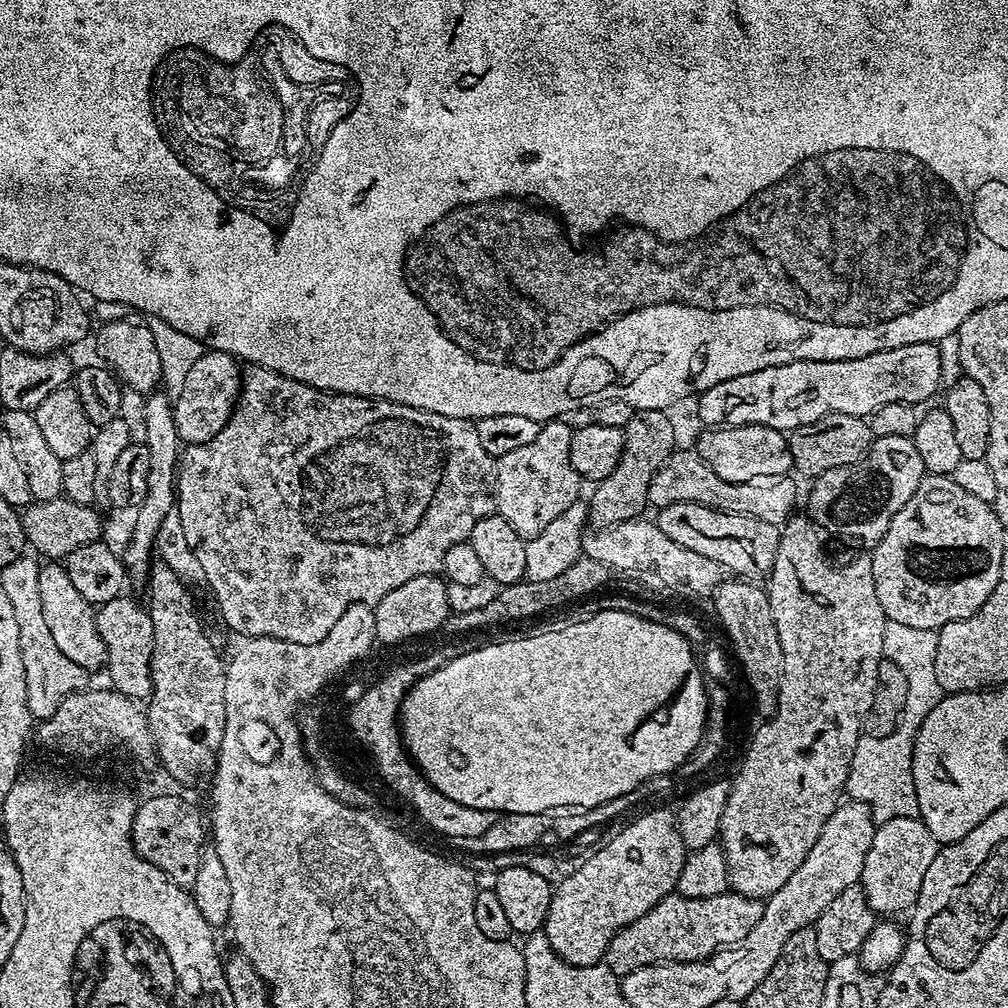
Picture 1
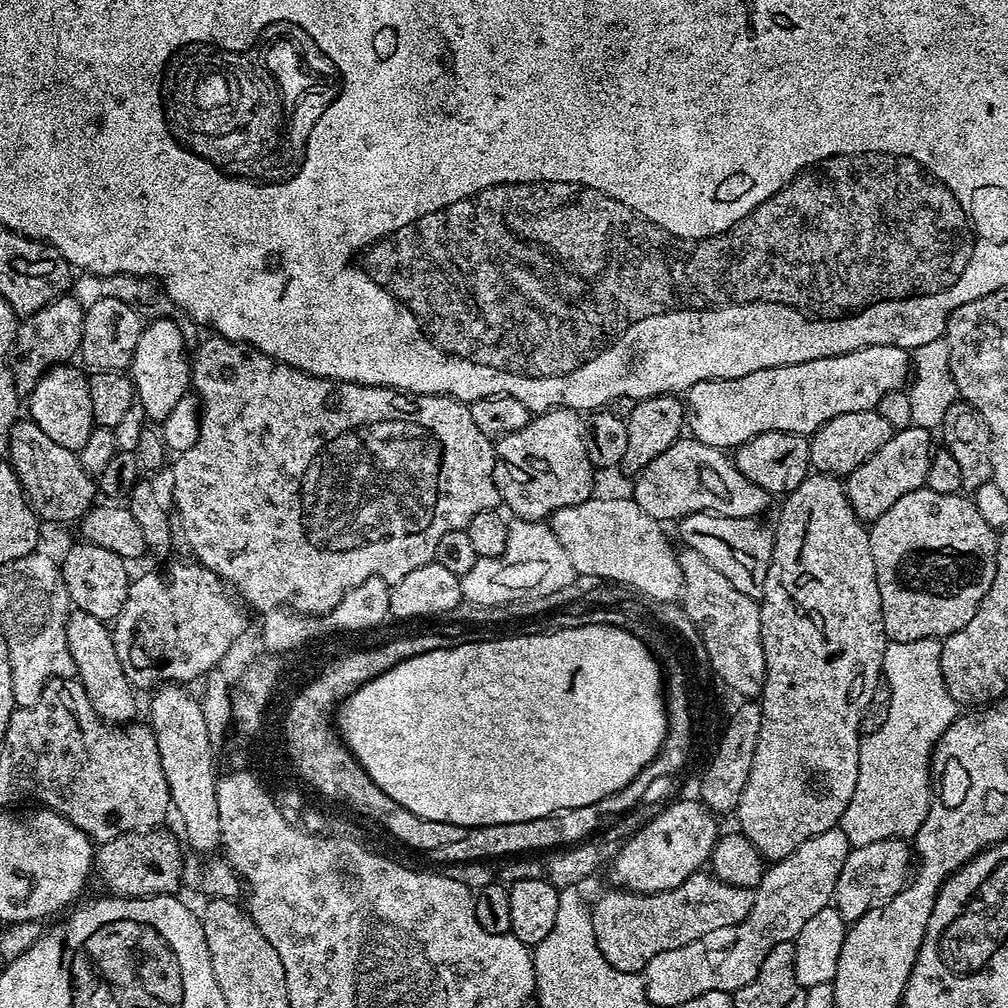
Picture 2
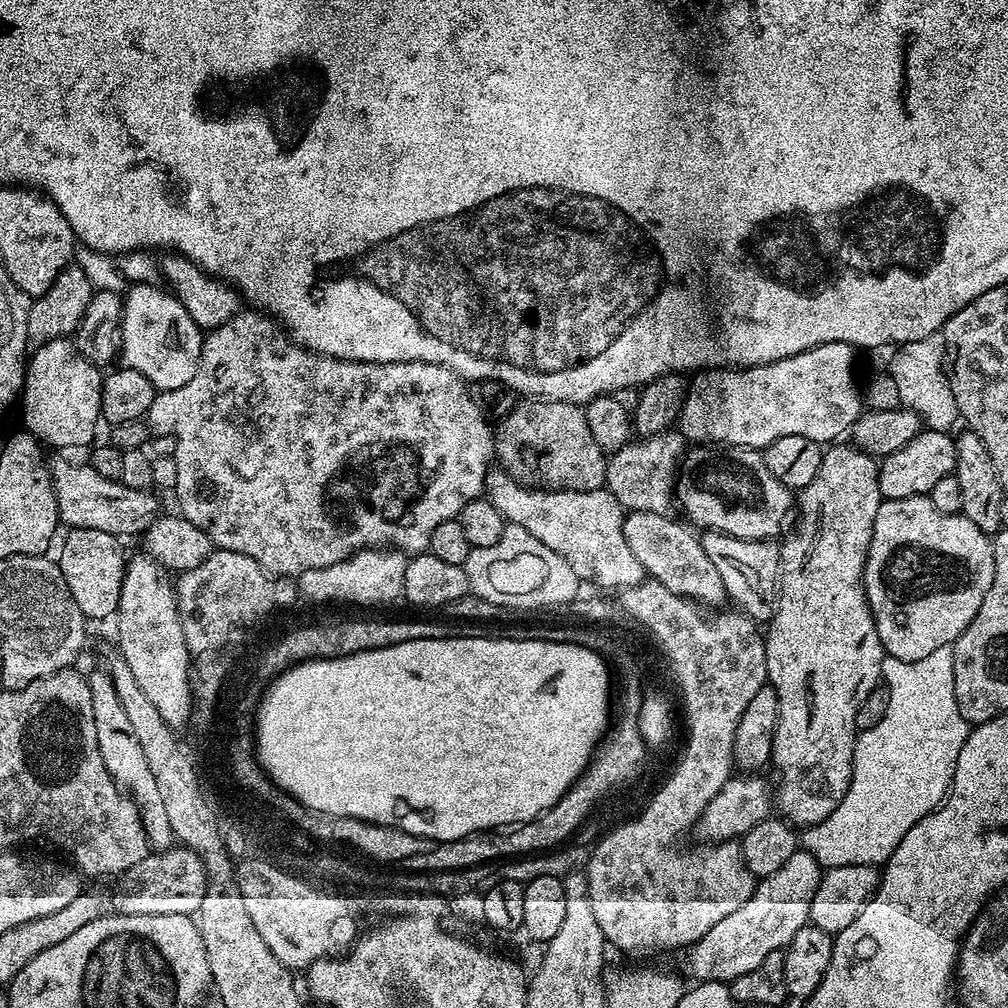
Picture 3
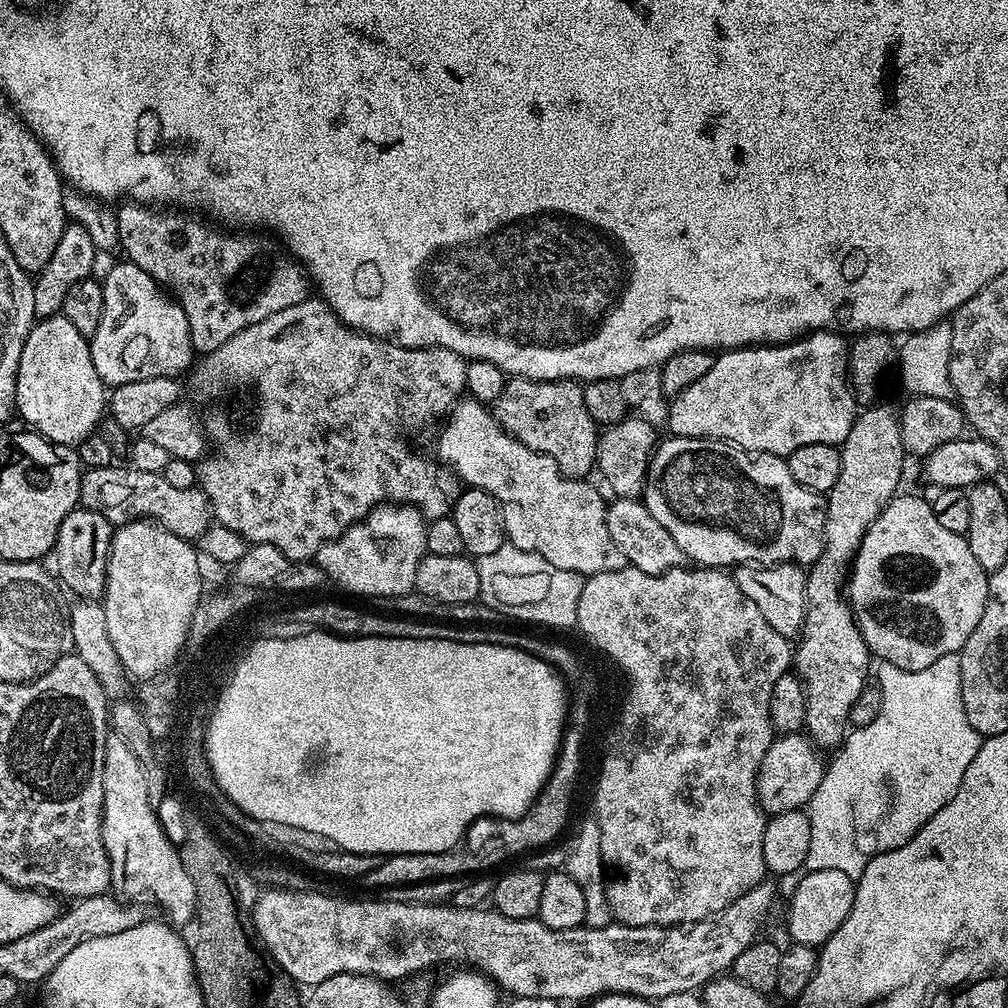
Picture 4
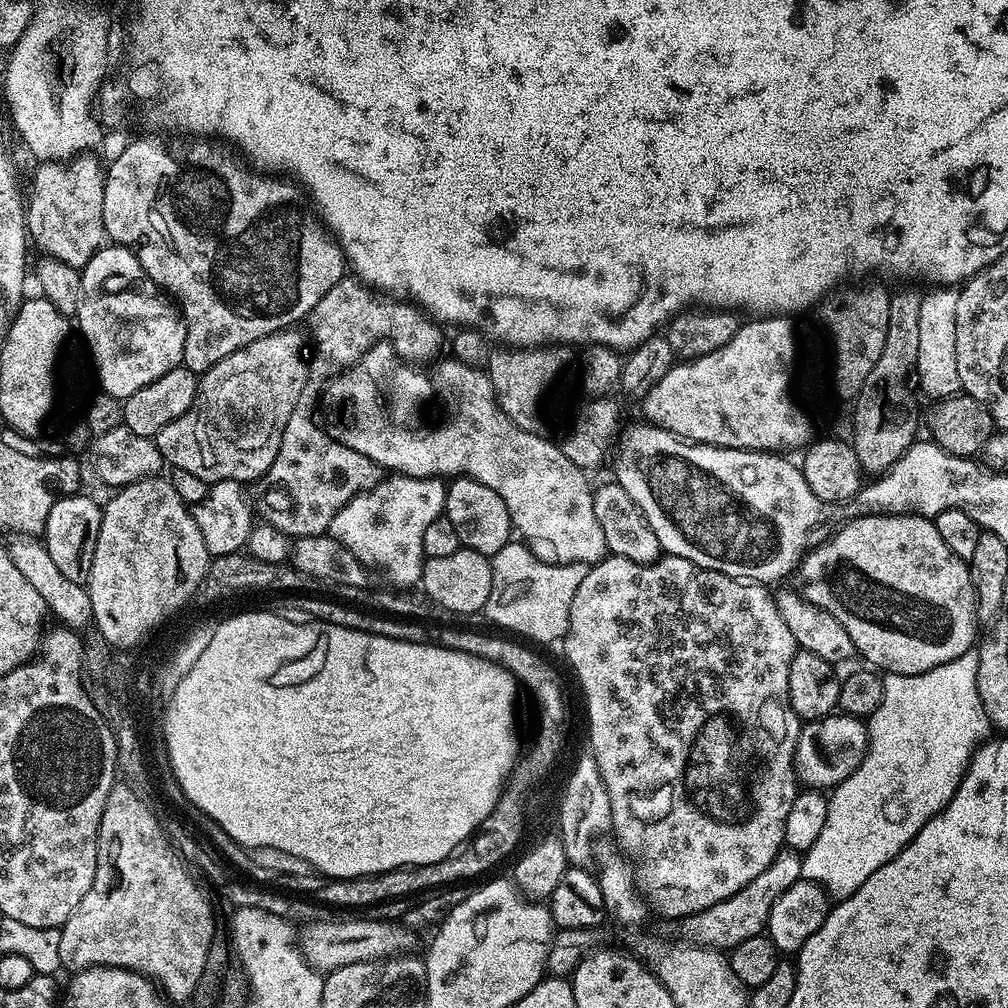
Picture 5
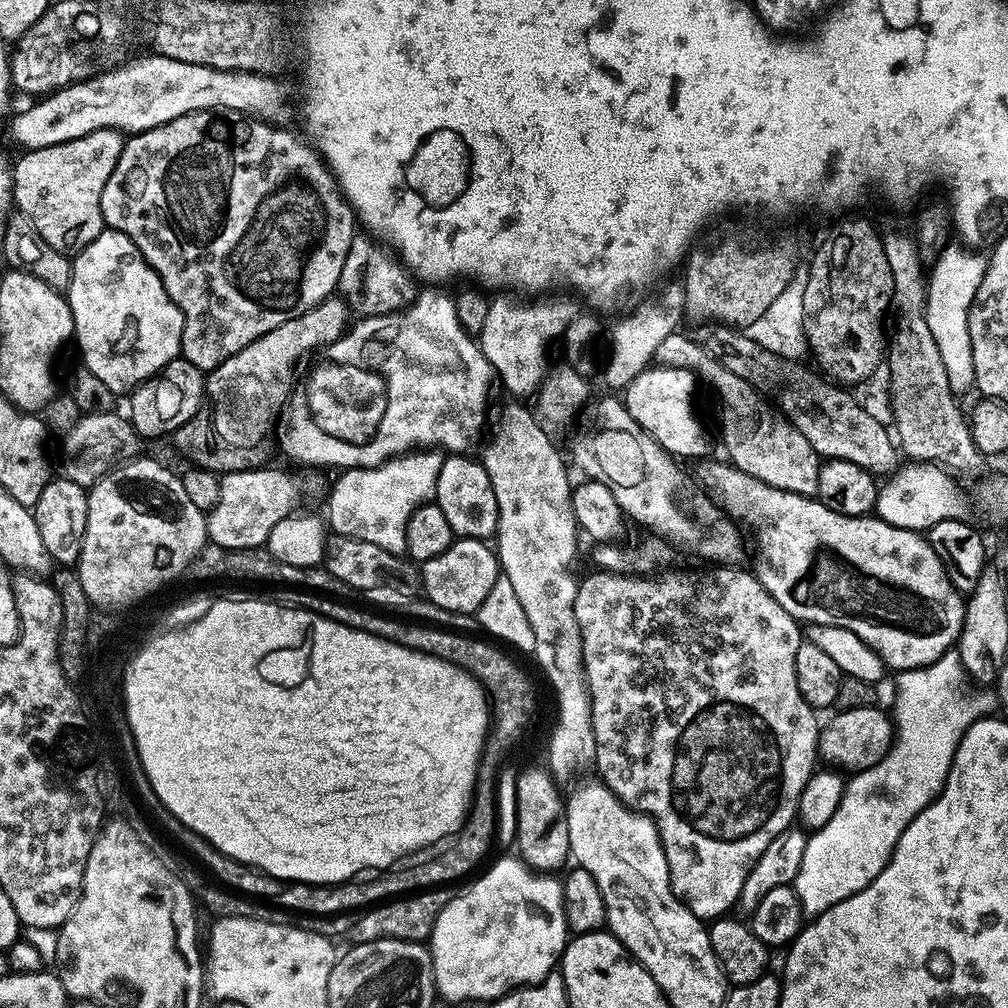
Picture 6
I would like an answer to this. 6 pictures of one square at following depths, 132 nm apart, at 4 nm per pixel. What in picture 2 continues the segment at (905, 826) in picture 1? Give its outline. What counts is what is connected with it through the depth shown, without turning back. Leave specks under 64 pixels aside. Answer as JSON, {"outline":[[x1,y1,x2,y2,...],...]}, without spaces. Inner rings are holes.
{"outline":[[903,839,870,842,870,846,852,848,838,874,836,889,832,895,838,914,845,922,855,922,872,908,884,904,910,883,914,871,914,852]]}

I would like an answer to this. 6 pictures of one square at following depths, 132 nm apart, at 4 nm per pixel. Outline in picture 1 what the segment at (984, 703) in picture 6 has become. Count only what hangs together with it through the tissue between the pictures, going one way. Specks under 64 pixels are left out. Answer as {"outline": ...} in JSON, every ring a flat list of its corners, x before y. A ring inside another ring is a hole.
{"outline":[[888,620,884,625,882,646,885,657,893,660,903,672,903,683,908,687,903,713,895,732,888,736,861,738,856,743,846,785,847,799,867,804,873,817,880,822,895,816,916,816,918,813,912,773,912,741,916,739,916,731,922,726,926,714,934,710,942,695,934,670,934,654,938,650,935,631,920,630,918,626,904,626,902,622]]}

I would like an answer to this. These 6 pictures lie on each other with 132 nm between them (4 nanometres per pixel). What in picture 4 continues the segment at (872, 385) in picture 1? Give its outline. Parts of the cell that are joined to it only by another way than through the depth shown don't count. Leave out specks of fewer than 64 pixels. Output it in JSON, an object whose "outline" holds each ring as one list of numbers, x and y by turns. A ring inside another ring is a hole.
{"outline":[[809,332,790,344,765,344,724,350,713,359,710,370,671,401,668,428,672,436,699,440,723,440,746,452,765,452,788,457,798,446,841,445,850,434,858,405,848,378,850,344,839,332]]}

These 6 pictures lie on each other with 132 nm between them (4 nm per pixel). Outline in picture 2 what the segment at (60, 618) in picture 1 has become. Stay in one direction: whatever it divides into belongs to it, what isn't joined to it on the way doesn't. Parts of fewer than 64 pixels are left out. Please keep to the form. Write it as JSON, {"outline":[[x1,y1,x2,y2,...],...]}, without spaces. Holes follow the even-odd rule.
{"outline":[[79,610,69,611,66,642,70,646,70,658,74,658,76,676,86,690,86,698,90,698,90,706,94,706,100,719,113,726,123,726,135,721,137,693,122,670,122,662,118,662,118,650,114,650,109,625,94,618,94,614]]}

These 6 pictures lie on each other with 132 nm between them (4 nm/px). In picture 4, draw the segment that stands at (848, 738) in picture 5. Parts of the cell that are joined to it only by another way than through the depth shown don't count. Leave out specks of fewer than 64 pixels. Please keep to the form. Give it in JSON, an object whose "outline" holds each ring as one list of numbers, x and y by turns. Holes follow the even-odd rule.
{"outline":[[780,734,775,737,762,758,762,766,756,779,756,794,760,808,769,817,786,814,790,810,801,810,810,802,818,782,822,782,826,767,821,749,804,734]]}

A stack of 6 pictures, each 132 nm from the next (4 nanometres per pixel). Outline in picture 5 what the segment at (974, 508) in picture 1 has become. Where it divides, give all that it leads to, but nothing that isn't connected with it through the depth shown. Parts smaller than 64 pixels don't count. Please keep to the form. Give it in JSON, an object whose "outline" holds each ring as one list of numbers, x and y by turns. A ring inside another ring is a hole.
{"outline":[[871,515,841,523,829,539,820,541,801,559,799,572,804,583,804,599,838,618,842,630,850,634,856,652,864,655,873,664,869,665,881,673,922,674,973,651,977,643,978,617,972,569,946,546,946,542,942,542,935,519,914,515]]}

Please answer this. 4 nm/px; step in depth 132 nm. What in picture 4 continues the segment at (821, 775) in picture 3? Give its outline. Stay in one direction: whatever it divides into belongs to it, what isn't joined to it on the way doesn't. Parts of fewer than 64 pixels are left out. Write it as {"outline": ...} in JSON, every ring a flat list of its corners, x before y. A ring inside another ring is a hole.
{"outline":[[877,402,865,407,852,424,850,434,846,434,843,444,839,445,840,469,838,482,826,493,824,509,824,549,815,564,807,569,808,602,804,613,804,626,794,648,794,671,804,683,806,694,806,718,804,728,813,744,821,749,835,749,846,735,846,725,850,706,854,706,858,694,869,683,870,653,862,634,858,630,856,620,852,617,852,605,845,596,846,581,850,575,850,565,856,559,856,551,860,549,866,530,882,514,882,510,897,495,900,479,904,476,904,460,906,453,902,434,900,433,900,412,890,405]]}

